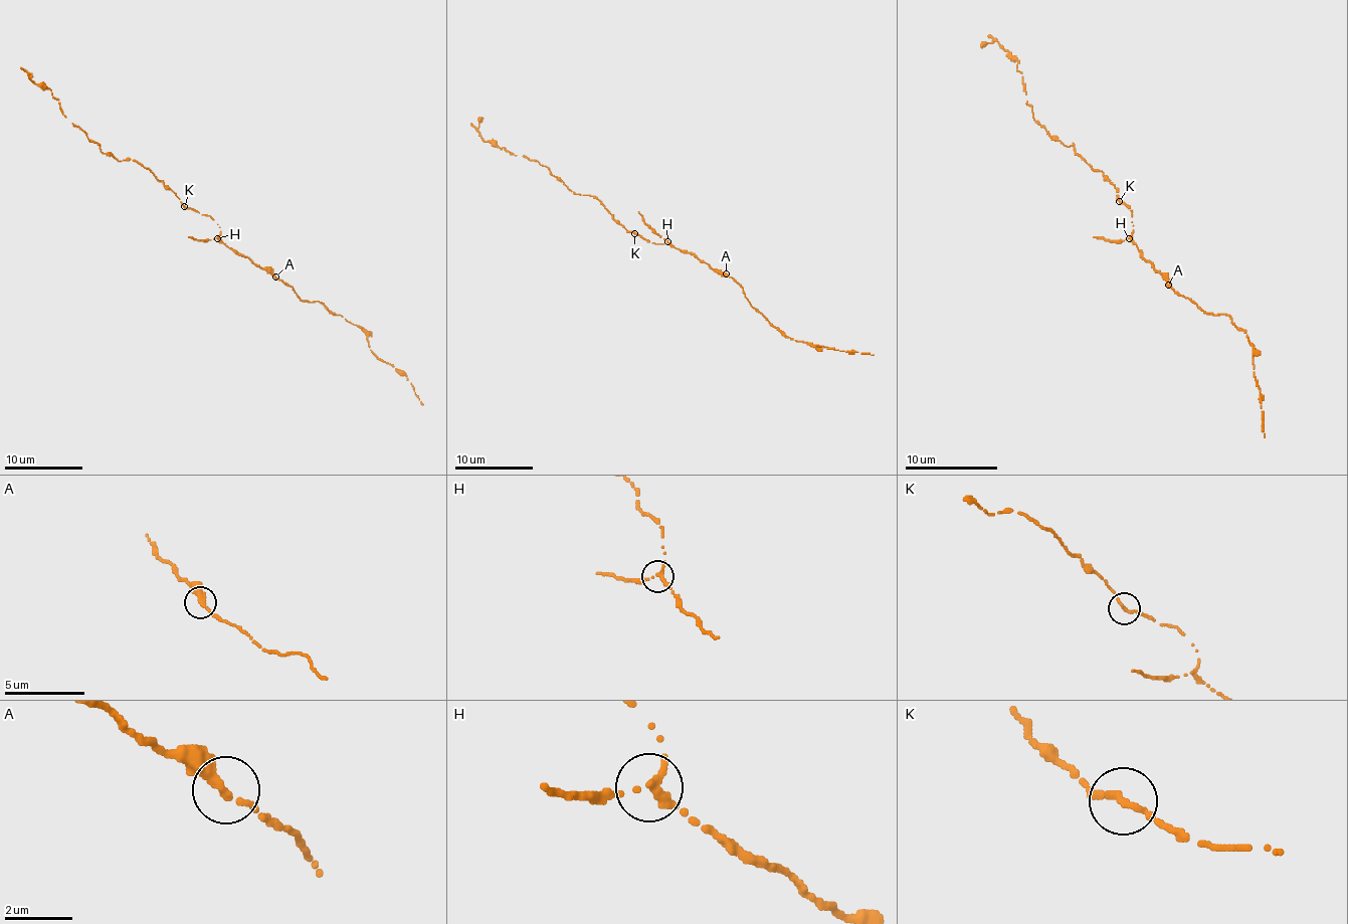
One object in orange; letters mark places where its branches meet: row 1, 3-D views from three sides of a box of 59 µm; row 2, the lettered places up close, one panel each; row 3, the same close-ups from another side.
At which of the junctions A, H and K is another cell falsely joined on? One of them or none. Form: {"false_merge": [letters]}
{"false_merge": []}

